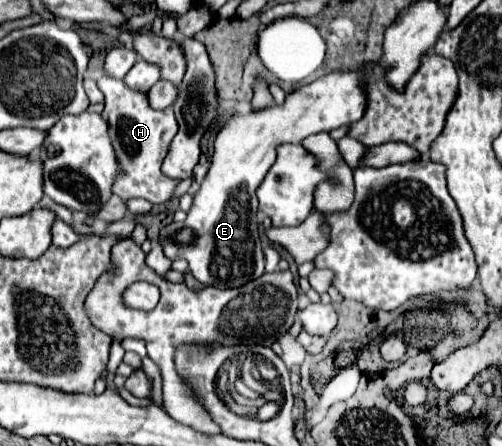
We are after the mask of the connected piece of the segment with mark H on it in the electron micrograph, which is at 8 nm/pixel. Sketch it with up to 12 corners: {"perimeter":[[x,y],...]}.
{"perimeter":[[103,75],[103,119],[125,171],[113,193],[155,205],[179,181],[161,165],[177,133],[173,107]]}

